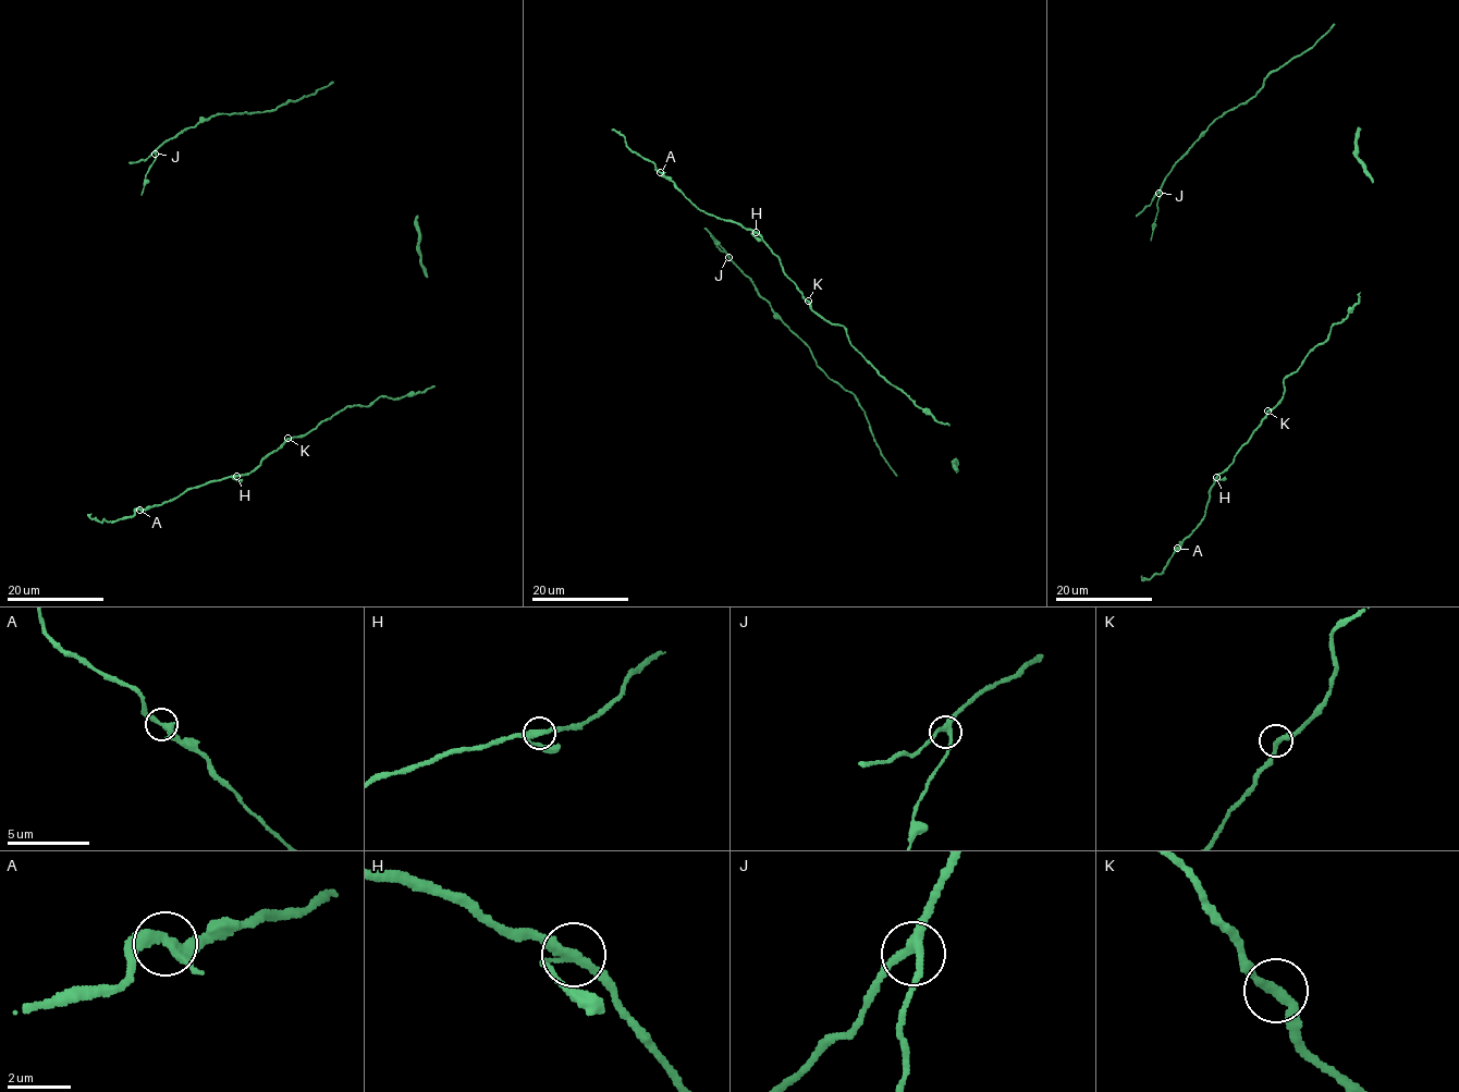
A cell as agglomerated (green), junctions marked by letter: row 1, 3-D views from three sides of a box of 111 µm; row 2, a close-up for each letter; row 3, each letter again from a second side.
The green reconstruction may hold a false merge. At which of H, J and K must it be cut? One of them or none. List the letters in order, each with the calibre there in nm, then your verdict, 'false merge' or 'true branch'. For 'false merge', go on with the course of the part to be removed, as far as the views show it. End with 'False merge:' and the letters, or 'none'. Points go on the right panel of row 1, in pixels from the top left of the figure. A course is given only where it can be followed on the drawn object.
H: calibre 240 nm; true branch
J: calibre 260 nm; true branch
K: calibre 280 nm; true branch
False merge: none

